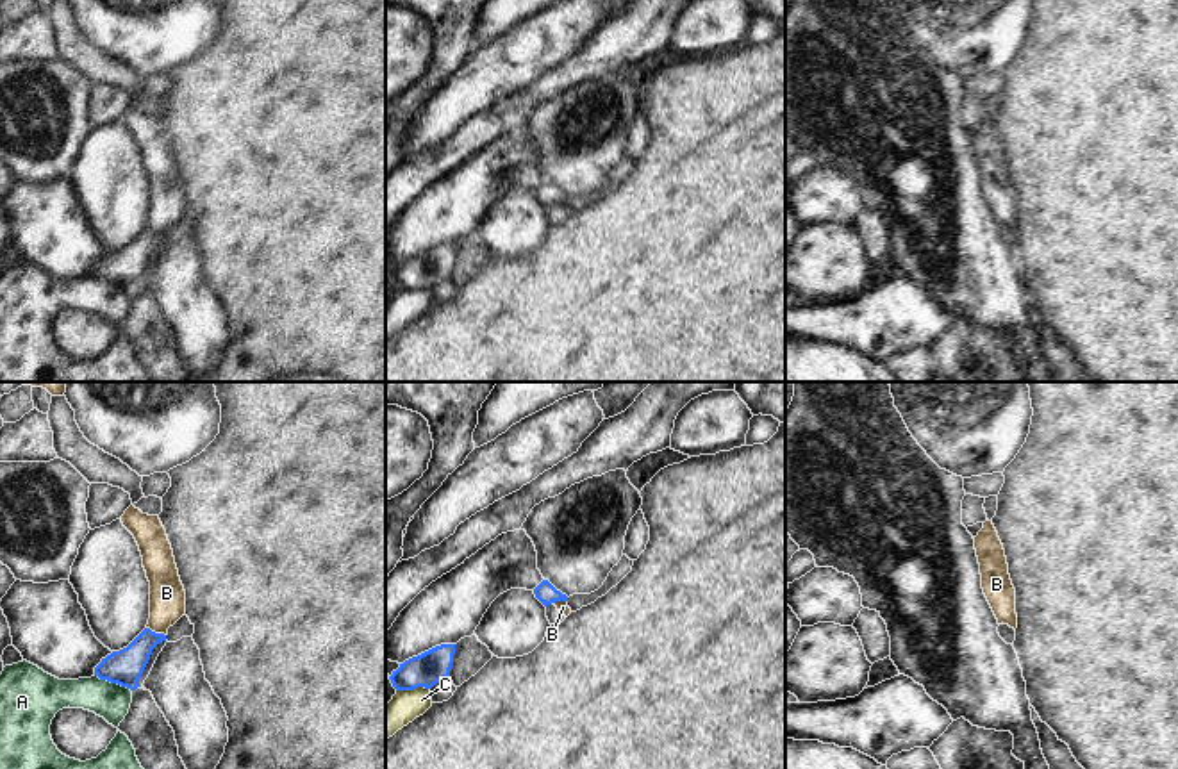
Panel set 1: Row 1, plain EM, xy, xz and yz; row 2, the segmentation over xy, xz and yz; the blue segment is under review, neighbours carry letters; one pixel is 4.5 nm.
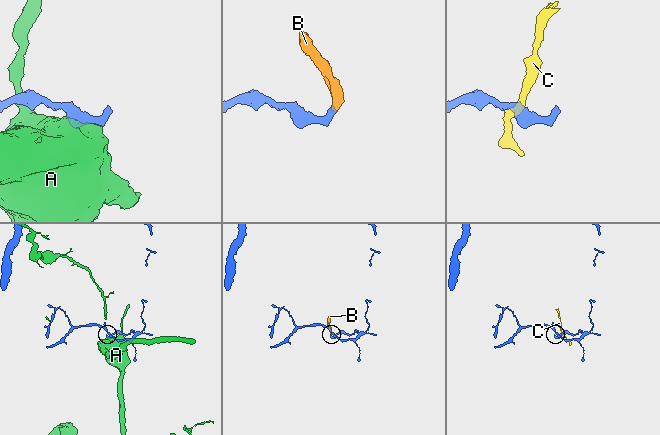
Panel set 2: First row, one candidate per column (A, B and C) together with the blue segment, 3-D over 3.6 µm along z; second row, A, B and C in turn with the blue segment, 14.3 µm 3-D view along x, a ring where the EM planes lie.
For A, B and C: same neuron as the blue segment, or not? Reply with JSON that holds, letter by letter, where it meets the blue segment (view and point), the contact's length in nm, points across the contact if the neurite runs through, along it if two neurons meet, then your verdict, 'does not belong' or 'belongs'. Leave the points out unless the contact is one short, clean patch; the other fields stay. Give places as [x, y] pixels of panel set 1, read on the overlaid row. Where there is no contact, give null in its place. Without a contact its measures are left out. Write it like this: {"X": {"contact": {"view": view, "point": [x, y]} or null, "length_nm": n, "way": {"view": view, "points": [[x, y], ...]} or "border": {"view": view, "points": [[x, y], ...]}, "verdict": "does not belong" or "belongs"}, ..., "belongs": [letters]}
{"A": {"contact": {"view": "xy", "point": [113, 682]}, "length_nm": 180, "verdict": "does not belong"}, "B": {"contact": {"view": "xy", "point": [154, 632]}, "length_nm": 100, "border": {"view": "xy", "points": [[147, 627], [165, 636]]}, "verdict": "does not belong"}, "C": {"contact": {"view": "xz", "point": [413, 687]}, "length_nm": 150, "border": {"view": "xz", "points": [[429, 687], [397, 691]]}, "verdict": "does not belong"}, "belongs": []}

